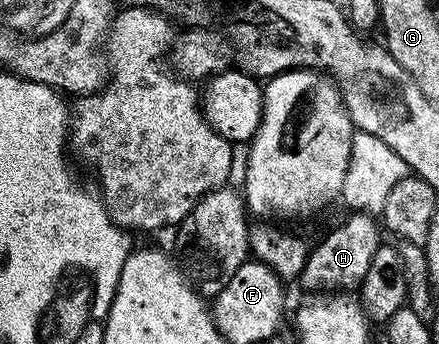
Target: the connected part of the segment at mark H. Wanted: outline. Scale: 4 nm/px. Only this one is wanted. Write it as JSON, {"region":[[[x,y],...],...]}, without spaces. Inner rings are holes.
{"region":[[[357,211],[347,214],[347,217],[318,246],[315,244],[306,256],[300,278],[300,284],[310,289],[306,291],[354,291],[361,286],[364,274],[368,272],[372,258],[376,255],[378,246],[383,244],[384,237],[380,232],[379,222],[371,214]]]}

